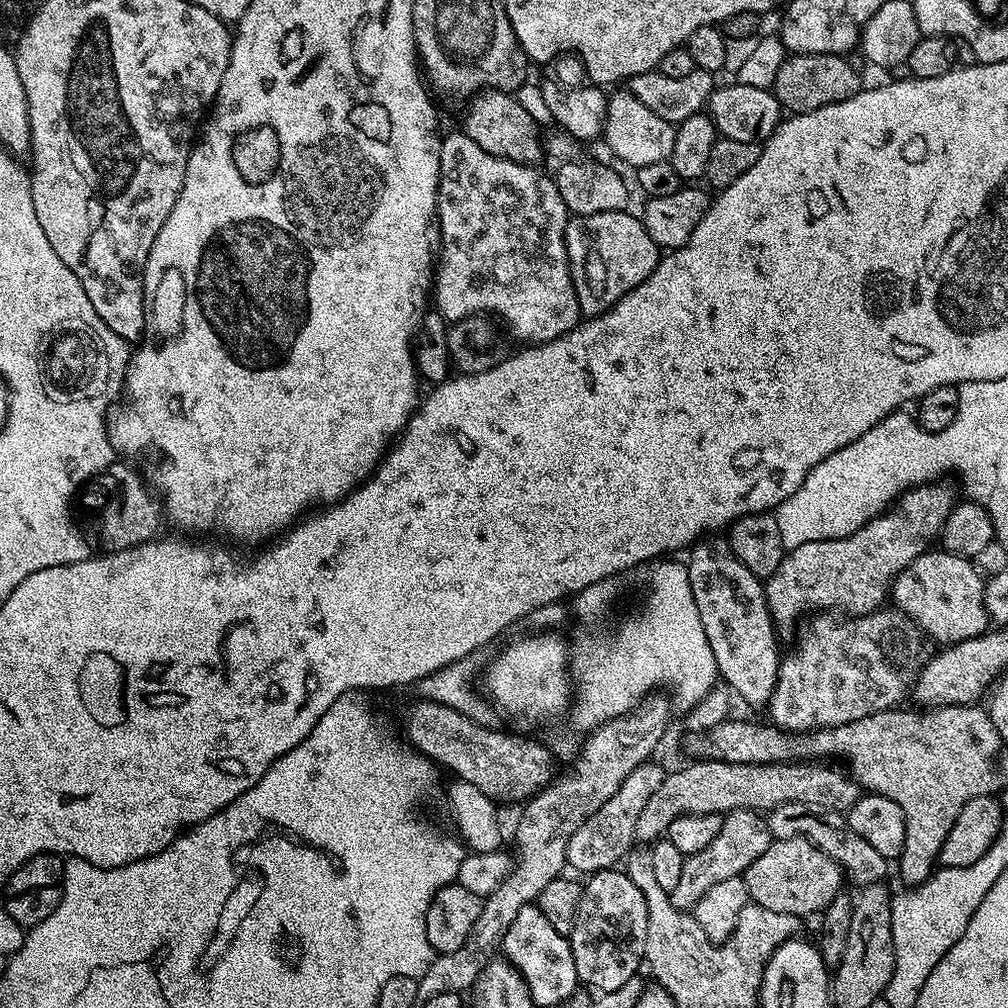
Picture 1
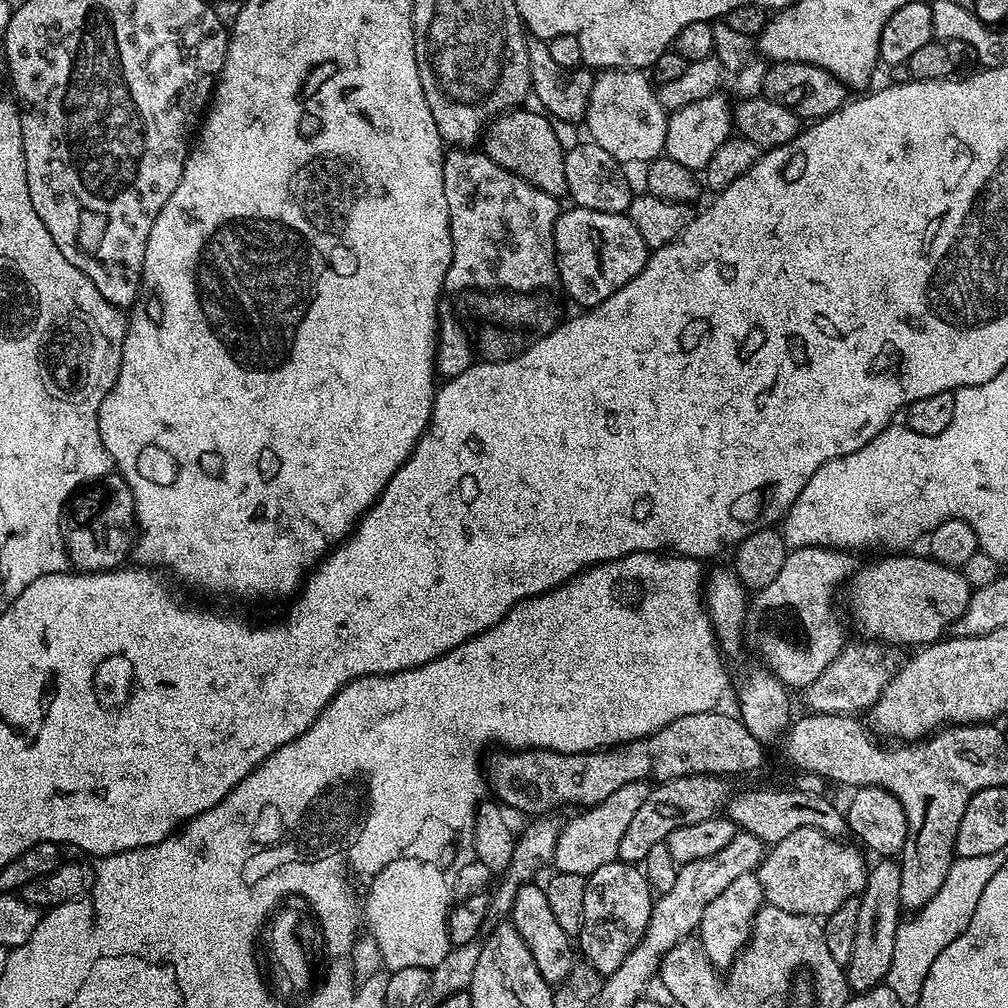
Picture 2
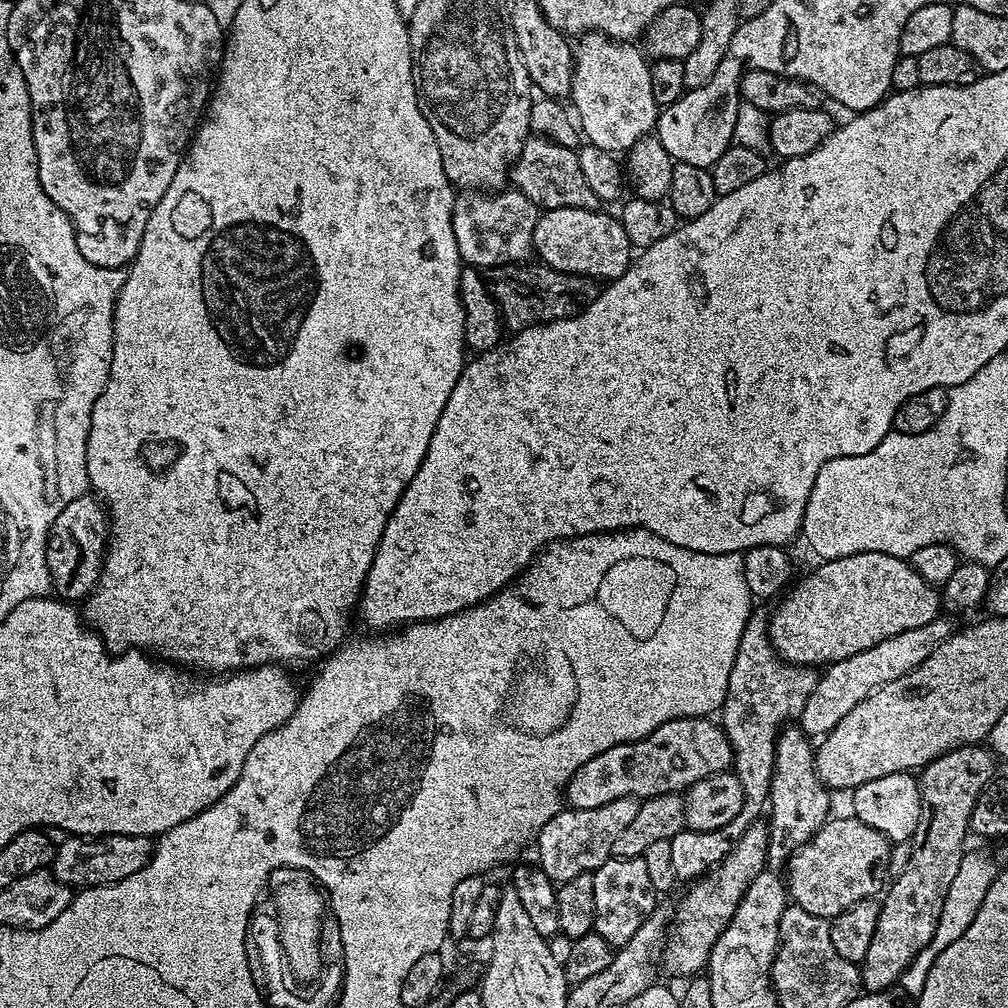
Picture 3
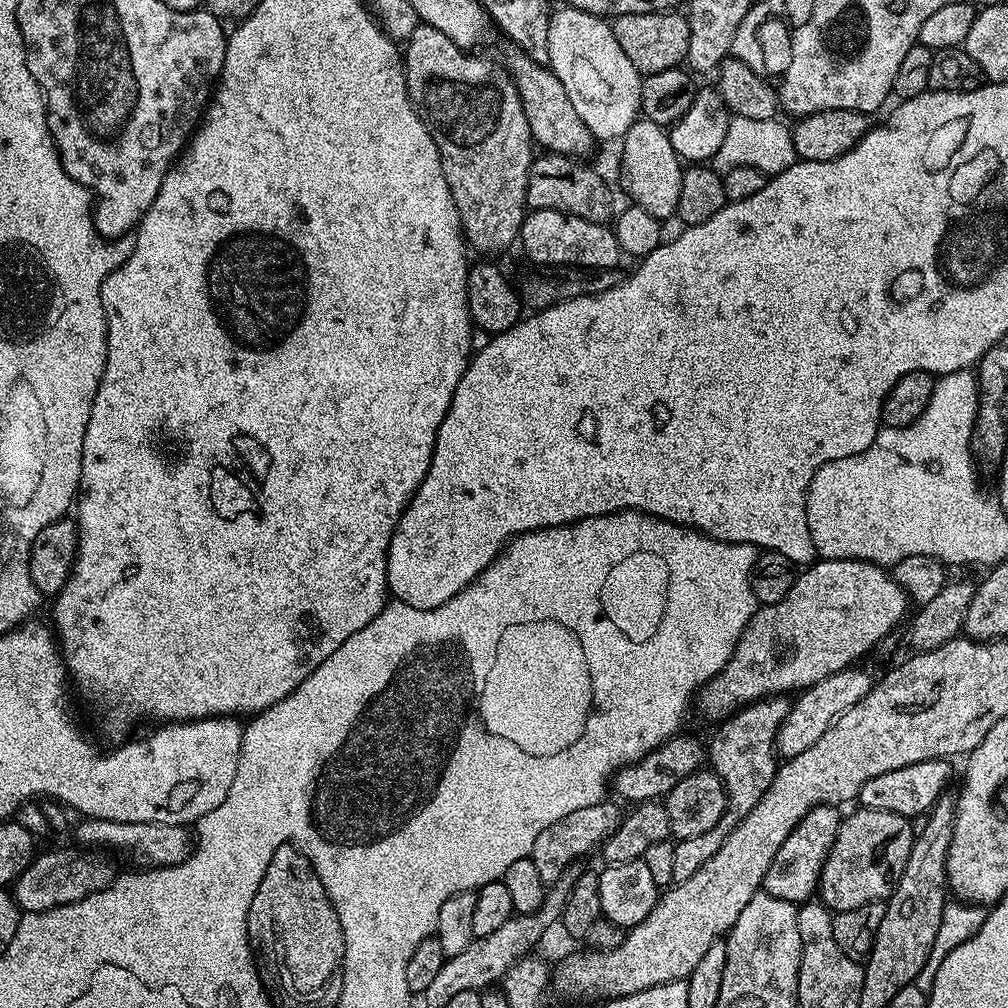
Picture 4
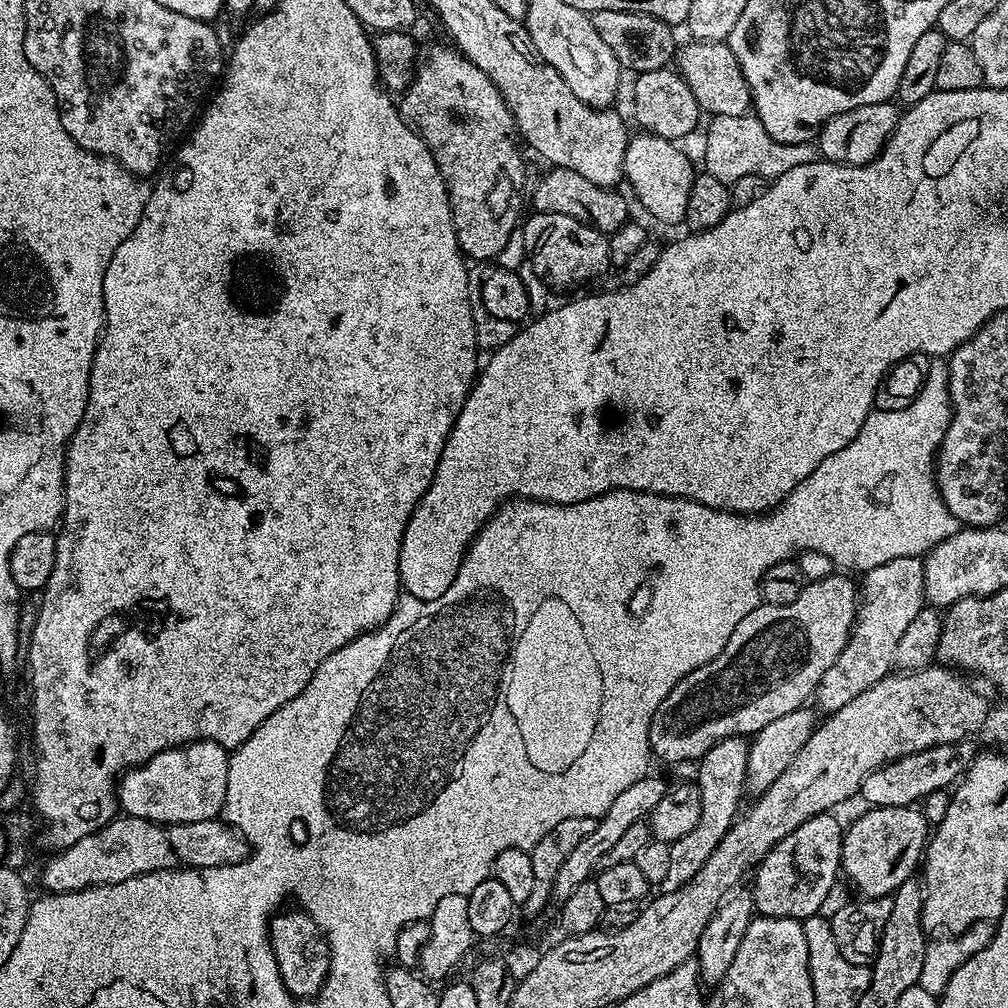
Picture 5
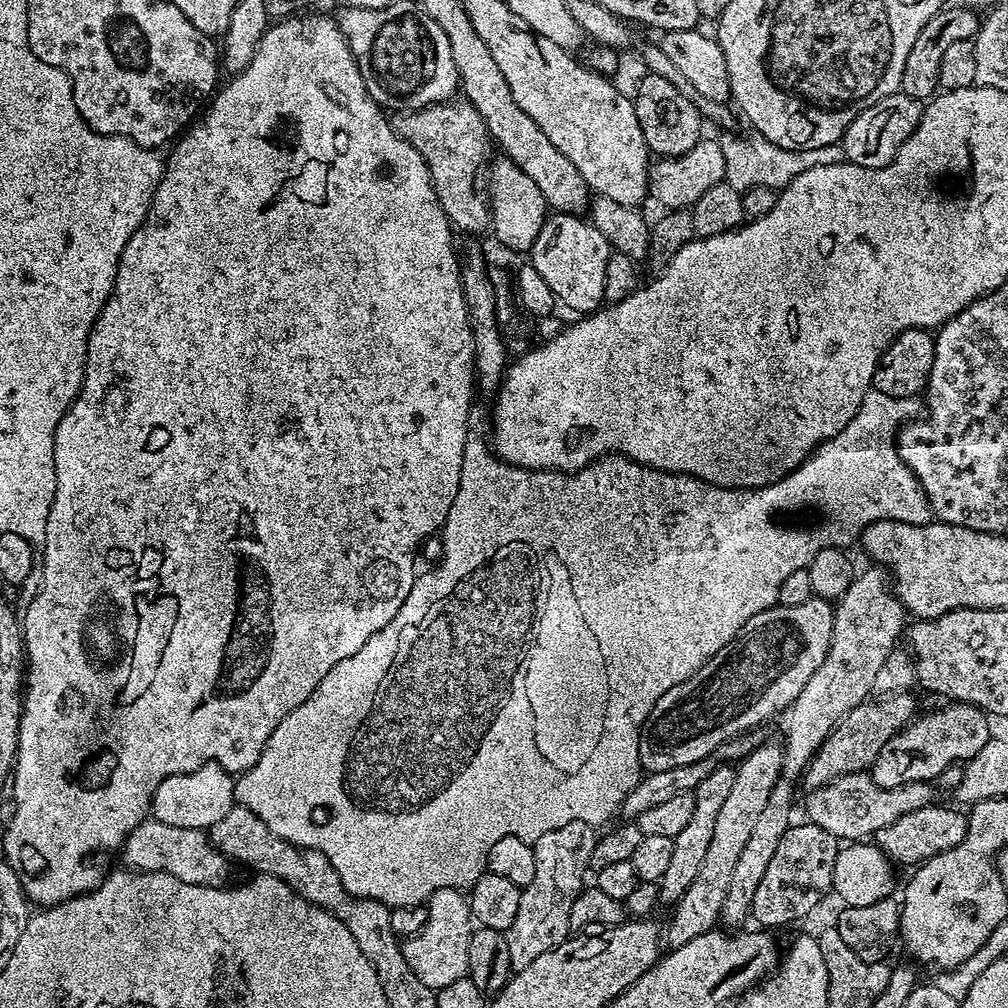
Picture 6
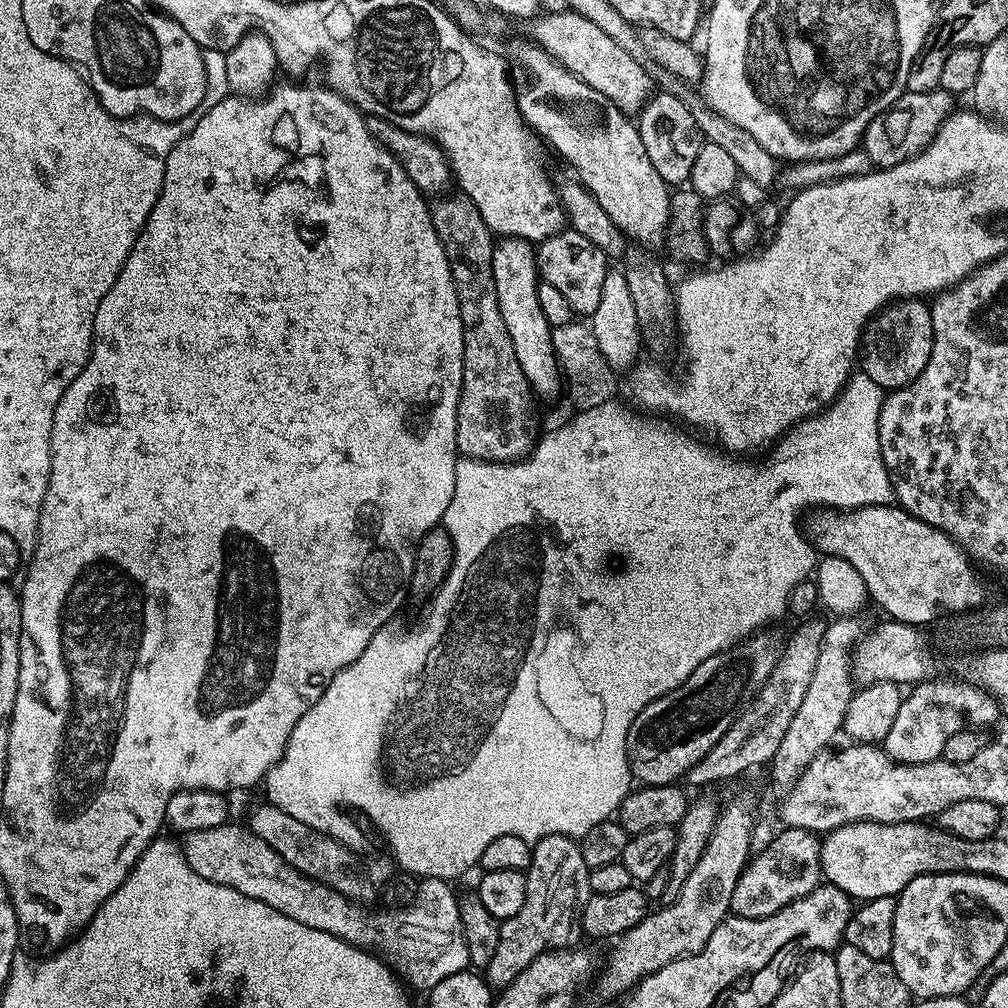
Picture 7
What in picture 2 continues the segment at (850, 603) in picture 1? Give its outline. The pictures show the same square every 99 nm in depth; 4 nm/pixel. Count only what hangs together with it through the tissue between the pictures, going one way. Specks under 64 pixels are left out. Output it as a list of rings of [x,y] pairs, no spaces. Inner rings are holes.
[[[805,546],[792,548],[788,553],[786,562],[782,562],[782,571],[774,577],[774,582],[767,586],[755,589],[748,606],[748,619],[746,621],[746,636],[756,647],[756,652],[764,656],[763,663],[782,681],[784,687],[789,690],[803,690],[809,688],[838,658],[838,654],[844,649],[846,637],[844,628],[839,624],[840,612],[836,609],[836,591],[841,591],[842,586],[856,575],[858,563],[851,551],[837,550],[835,548],[818,548]],[[788,620],[796,620],[796,632]]]

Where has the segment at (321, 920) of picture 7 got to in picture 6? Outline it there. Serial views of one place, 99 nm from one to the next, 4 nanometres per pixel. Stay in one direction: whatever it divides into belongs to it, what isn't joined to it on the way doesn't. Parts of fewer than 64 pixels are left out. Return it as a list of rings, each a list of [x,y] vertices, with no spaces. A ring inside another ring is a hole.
[[[145,818],[142,823],[132,828],[132,833],[126,837],[122,845],[124,852],[125,869],[133,872],[169,872],[174,878],[178,878],[187,884],[207,884],[220,886],[225,883],[228,876],[230,861],[223,856],[212,844],[209,833],[202,828],[183,828],[182,826],[166,826],[166,822],[158,822],[151,818]],[[443,888],[438,890],[426,901],[428,917],[422,926],[422,930],[403,941],[404,957],[410,962],[410,970],[426,982],[433,990],[439,990],[450,986],[450,982],[458,982],[468,975],[468,943],[474,931],[472,913],[468,911],[468,902],[463,891],[455,888]]]

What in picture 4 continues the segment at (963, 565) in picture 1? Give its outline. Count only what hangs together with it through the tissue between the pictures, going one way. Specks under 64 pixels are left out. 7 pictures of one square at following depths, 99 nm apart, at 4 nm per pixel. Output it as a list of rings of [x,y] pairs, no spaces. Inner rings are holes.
[[[817,559],[797,575],[790,594],[776,604],[757,607],[736,643],[730,662],[710,682],[706,682],[695,697],[694,704],[708,720],[719,722],[755,700],[767,700],[769,696],[796,694],[805,688],[830,678],[830,674],[851,668],[879,640],[884,640],[909,615],[910,597],[896,581],[887,567],[865,560]]]

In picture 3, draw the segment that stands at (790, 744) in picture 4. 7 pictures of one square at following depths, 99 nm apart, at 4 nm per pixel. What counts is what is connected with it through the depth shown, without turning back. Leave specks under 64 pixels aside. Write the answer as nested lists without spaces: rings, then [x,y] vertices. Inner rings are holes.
[[[941,614],[936,617],[934,622],[926,622],[926,626],[914,626],[914,630],[902,630],[902,634],[894,634],[894,638],[882,638],[878,646],[870,646],[870,650],[862,650],[862,654],[850,654],[850,658],[839,660],[833,664],[827,665],[820,672],[820,681],[818,686],[814,686],[814,694],[806,698],[806,706],[802,714],[798,717],[798,726],[804,731],[808,738],[823,738],[827,736],[862,698],[874,694],[886,682],[894,682],[894,678],[902,678],[902,674],[910,674],[938,646],[942,646],[957,631],[958,624],[955,619]],[[948,619],[948,620],[947,620]]]

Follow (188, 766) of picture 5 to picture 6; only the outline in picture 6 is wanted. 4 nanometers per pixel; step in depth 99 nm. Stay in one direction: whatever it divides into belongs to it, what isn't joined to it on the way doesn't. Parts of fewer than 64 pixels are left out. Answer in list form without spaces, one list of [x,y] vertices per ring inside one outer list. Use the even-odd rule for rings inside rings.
[[[214,763],[204,764],[198,770],[186,774],[167,776],[152,795],[151,819],[166,822],[166,826],[210,830],[214,822],[222,822],[222,818],[226,818],[226,814],[234,807],[233,783],[233,777],[219,764]]]

